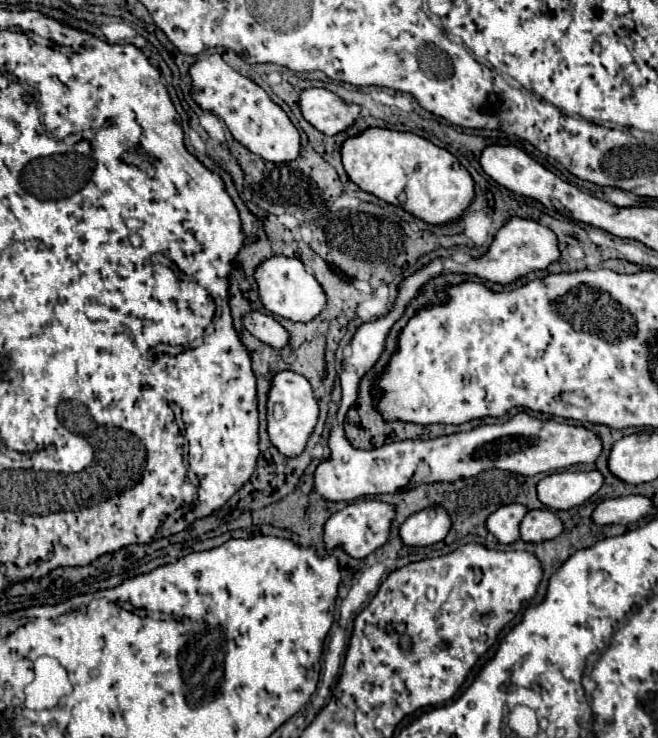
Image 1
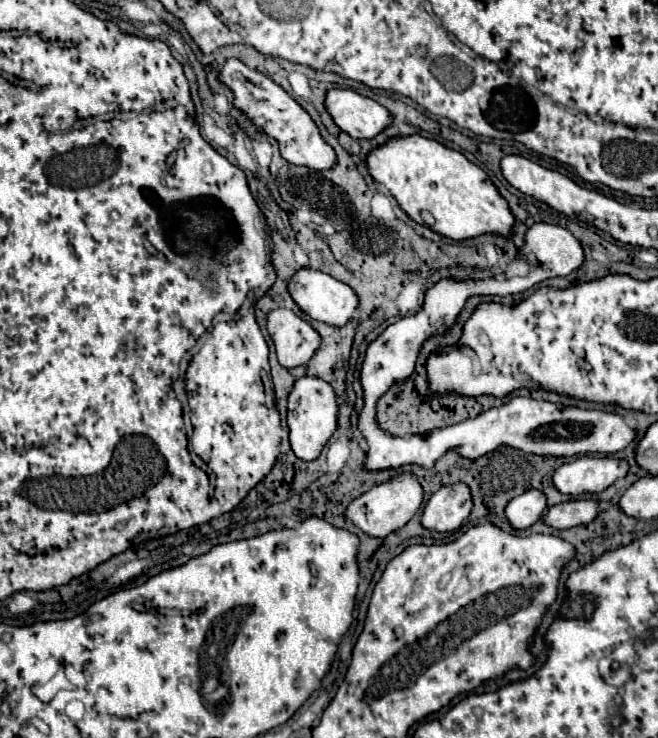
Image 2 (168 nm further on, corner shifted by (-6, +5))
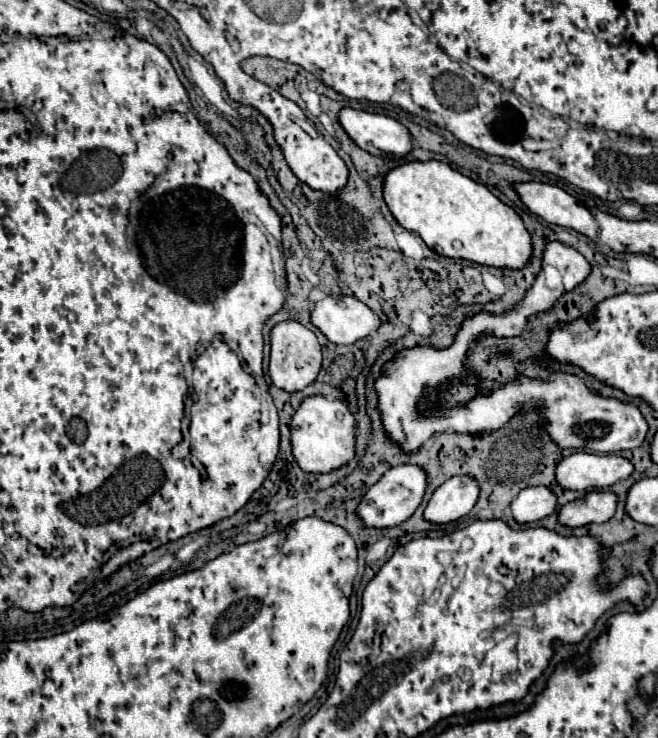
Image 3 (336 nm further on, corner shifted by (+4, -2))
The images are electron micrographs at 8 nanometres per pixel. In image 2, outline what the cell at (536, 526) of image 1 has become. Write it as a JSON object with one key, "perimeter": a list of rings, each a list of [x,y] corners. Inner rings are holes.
{"perimeter":[[[581,498],[581,500],[569,500],[549,508],[543,514],[543,520],[553,528],[573,528],[573,526],[593,522],[601,512],[603,508],[599,500]]]}

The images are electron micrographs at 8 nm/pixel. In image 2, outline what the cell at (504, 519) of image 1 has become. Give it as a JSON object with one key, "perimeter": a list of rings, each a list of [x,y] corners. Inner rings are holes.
{"perimeter":[[[527,490],[525,494],[517,496],[507,504],[507,518],[513,528],[529,528],[535,524],[547,510],[547,498],[543,496],[541,490]]]}

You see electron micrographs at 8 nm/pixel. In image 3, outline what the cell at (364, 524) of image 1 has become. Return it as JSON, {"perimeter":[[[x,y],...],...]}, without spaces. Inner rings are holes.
{"perimeter":[[[399,465],[399,467],[391,467],[361,499],[361,503],[355,509],[357,519],[365,525],[365,527],[375,527],[375,529],[385,529],[385,527],[395,527],[401,525],[403,521],[407,521],[415,509],[419,507],[419,503],[423,501],[423,493],[425,493],[425,483],[427,483],[427,475],[423,473],[421,467],[417,465]]]}

